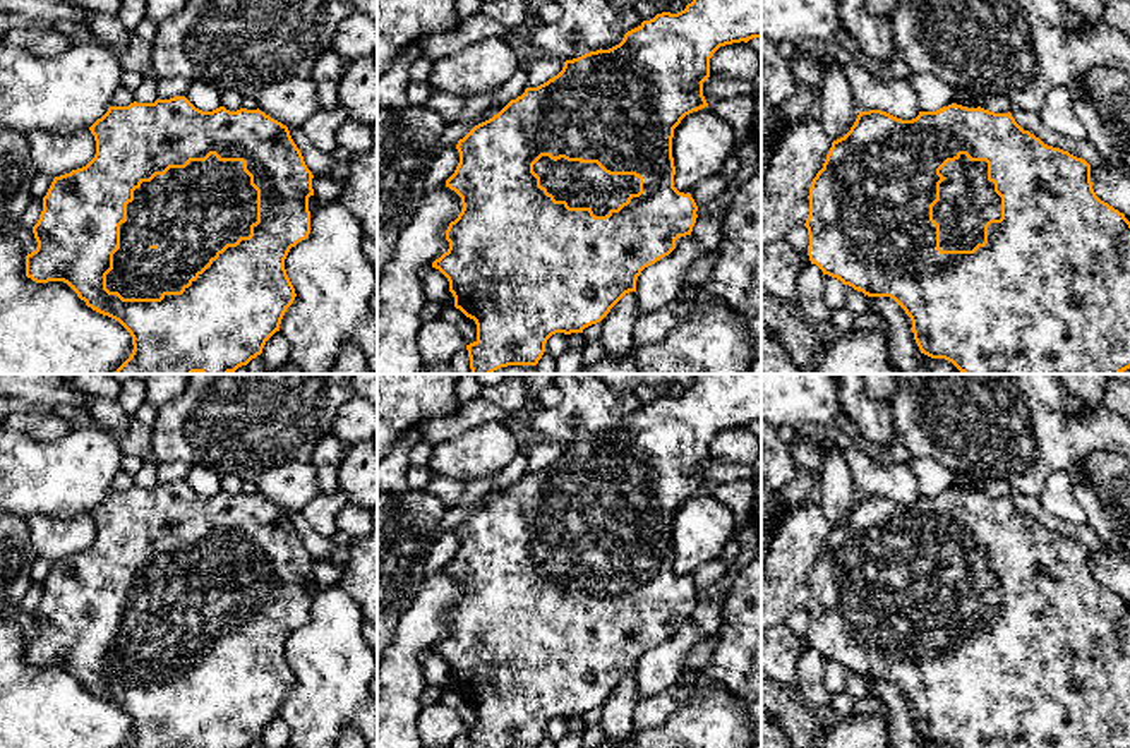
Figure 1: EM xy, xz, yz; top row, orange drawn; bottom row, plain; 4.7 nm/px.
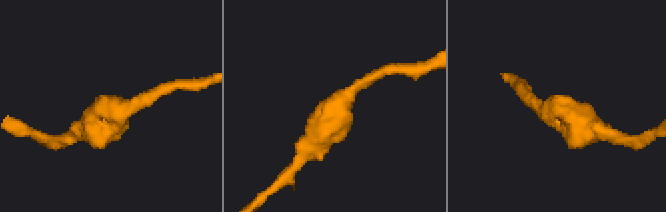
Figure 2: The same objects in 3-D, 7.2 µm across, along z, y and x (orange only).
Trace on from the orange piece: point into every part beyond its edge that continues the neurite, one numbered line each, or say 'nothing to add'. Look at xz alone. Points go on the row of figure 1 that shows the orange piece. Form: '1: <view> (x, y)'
1: xz (580, 184)

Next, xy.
1: xy (191, 213)

